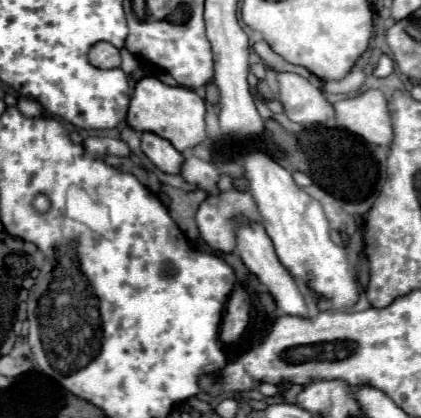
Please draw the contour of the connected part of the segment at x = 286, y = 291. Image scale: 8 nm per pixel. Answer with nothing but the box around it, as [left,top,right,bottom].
[237,223,309,317]

